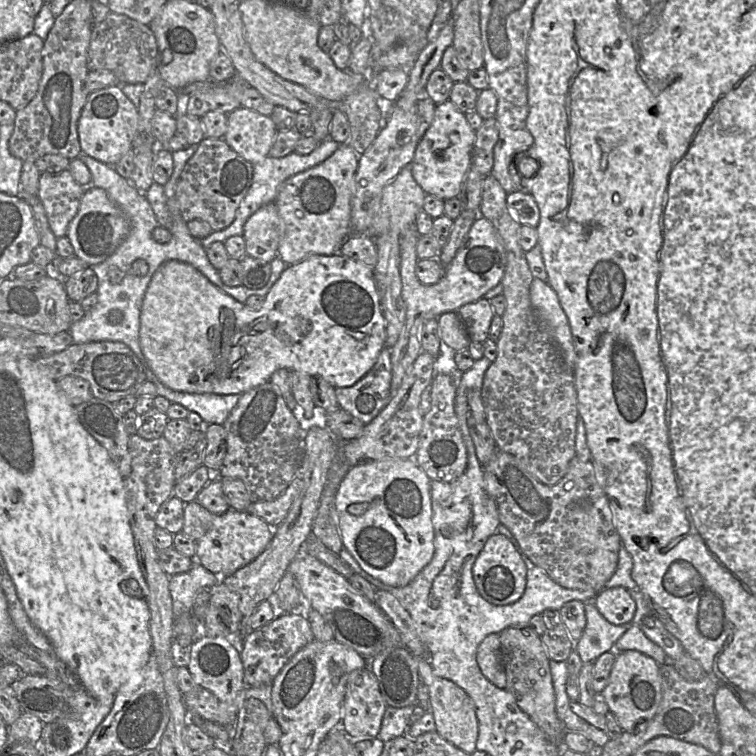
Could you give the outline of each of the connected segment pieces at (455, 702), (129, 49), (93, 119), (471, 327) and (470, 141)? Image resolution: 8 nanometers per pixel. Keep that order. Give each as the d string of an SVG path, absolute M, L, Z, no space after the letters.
M429 655L428 658L418 659L418 673L421 681L428 688L430 712L434 717L435 731L445 740L471 755L476 750L478 738L478 720L473 701L455 683L433 674Z
M111 11L92 29L88 68L90 71L98 69L112 71L119 84L145 83L150 75L158 70L158 46L150 26Z
M120 85L106 87L89 94L78 121L82 152L110 166L131 149L138 131L139 111L123 93Z
M481 298L475 302L462 305L457 311L470 341L483 343L489 335L494 312L489 300Z
M448 99L435 107L430 127L420 139L410 164L417 184L427 194L442 200L458 197L462 181L471 167L475 131L469 126L465 114Z

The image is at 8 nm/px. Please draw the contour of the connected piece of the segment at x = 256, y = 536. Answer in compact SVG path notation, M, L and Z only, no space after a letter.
M195 500L184 506L184 523L181 533L195 542L195 559L220 578L235 573L256 559L267 548L274 536L273 528L258 516L233 509L216 515Z

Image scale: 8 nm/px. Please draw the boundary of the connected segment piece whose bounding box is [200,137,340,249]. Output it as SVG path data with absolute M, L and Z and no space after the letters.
M328 137L320 142L317 148L308 155L299 155L296 152L292 152L280 158L267 156L262 162L254 164L251 186L236 210L234 221L226 229L212 232L206 238L201 239L200 244L207 249L214 242L224 243L229 237L243 236L244 225L248 218L261 207L274 203L278 188L286 179L322 163L338 149L339 145L339 143Z

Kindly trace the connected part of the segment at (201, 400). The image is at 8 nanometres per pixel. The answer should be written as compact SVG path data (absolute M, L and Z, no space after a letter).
M147 366L146 376L147 381L156 386L157 396L164 396L171 404L180 404L189 411L197 413L205 422L205 426L223 425L240 398L239 394L191 394L174 391L161 383Z

